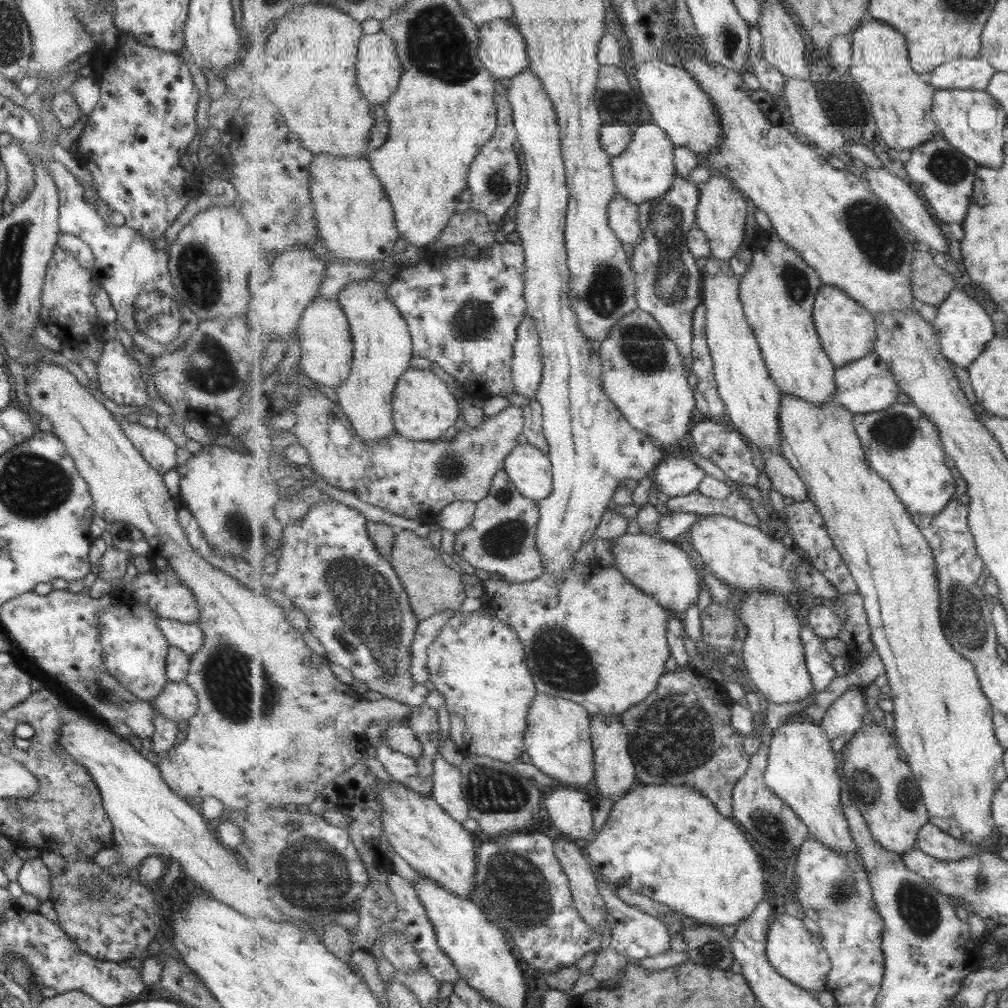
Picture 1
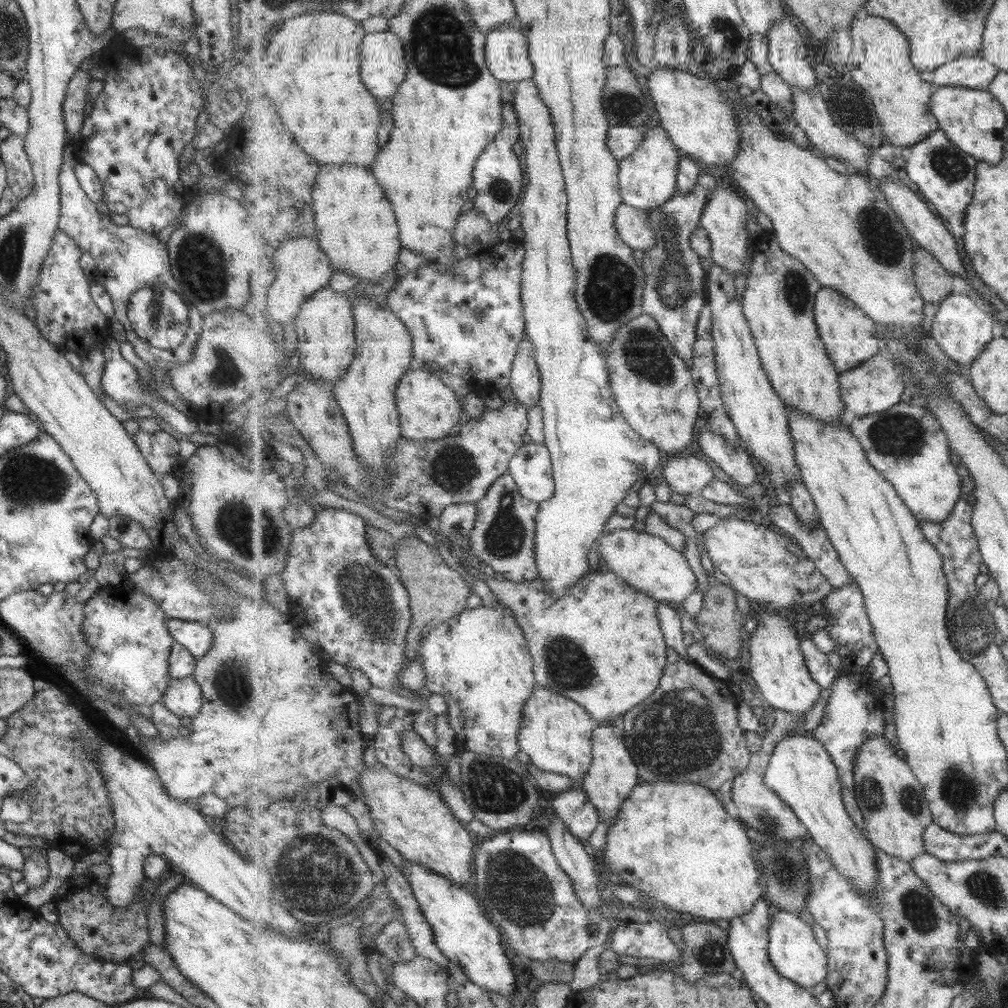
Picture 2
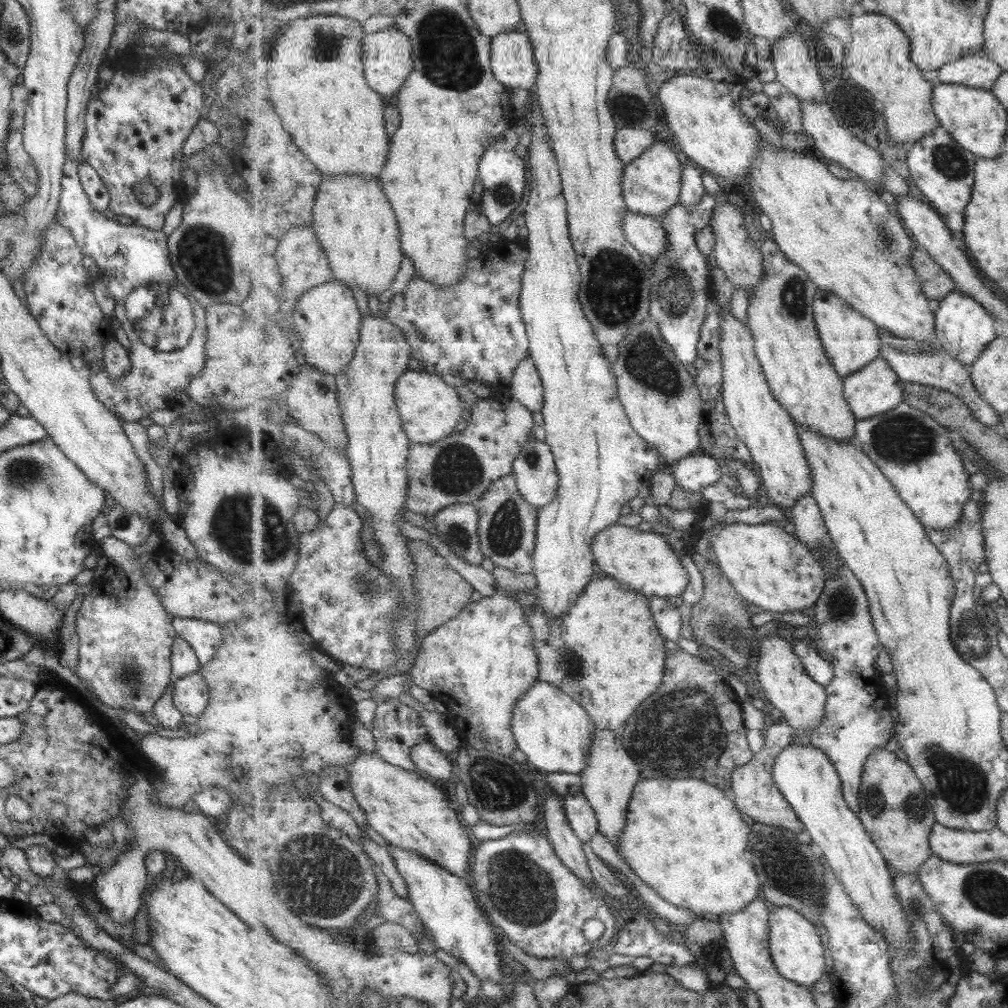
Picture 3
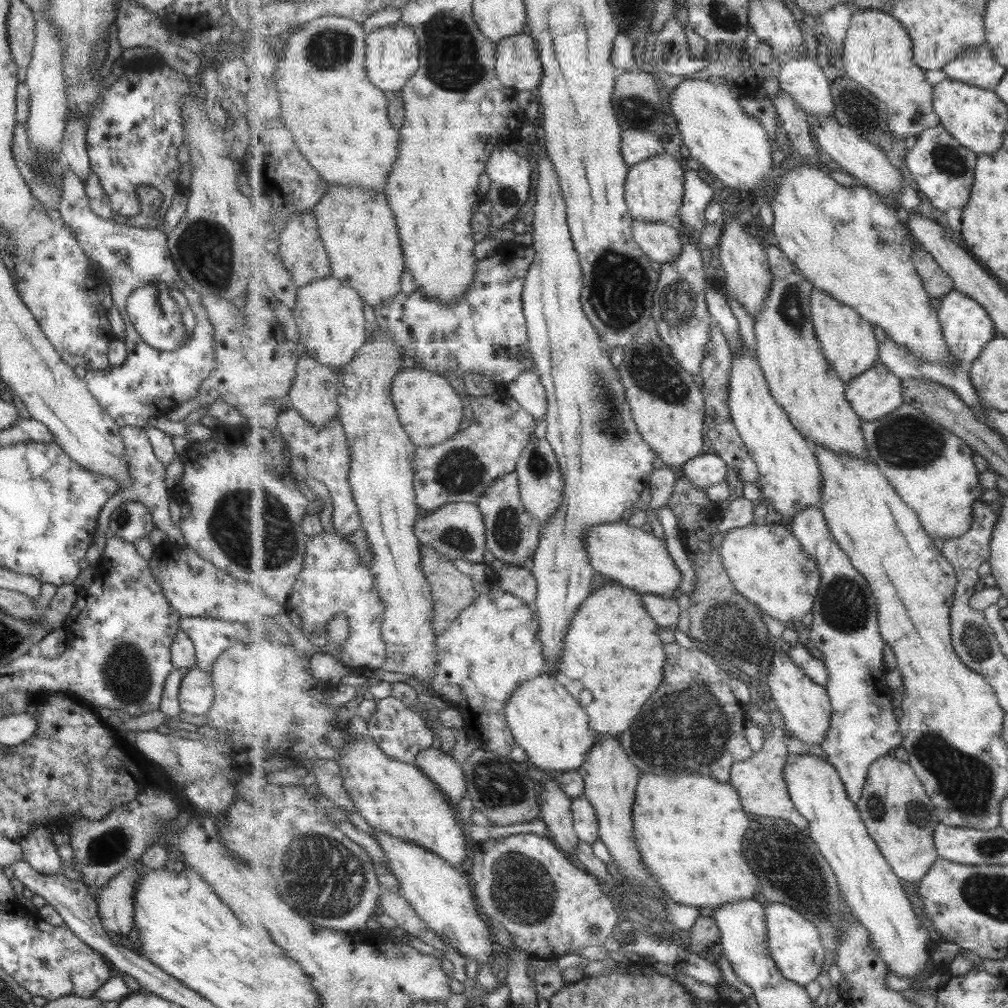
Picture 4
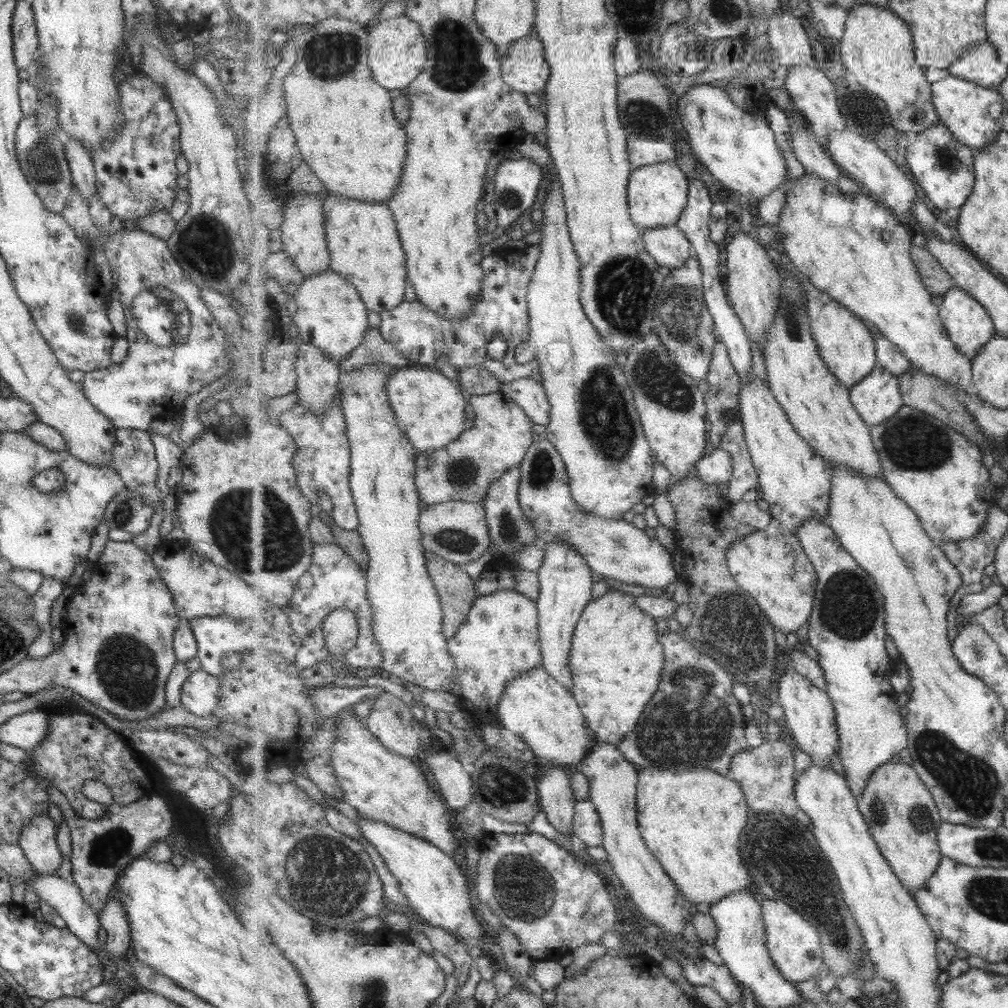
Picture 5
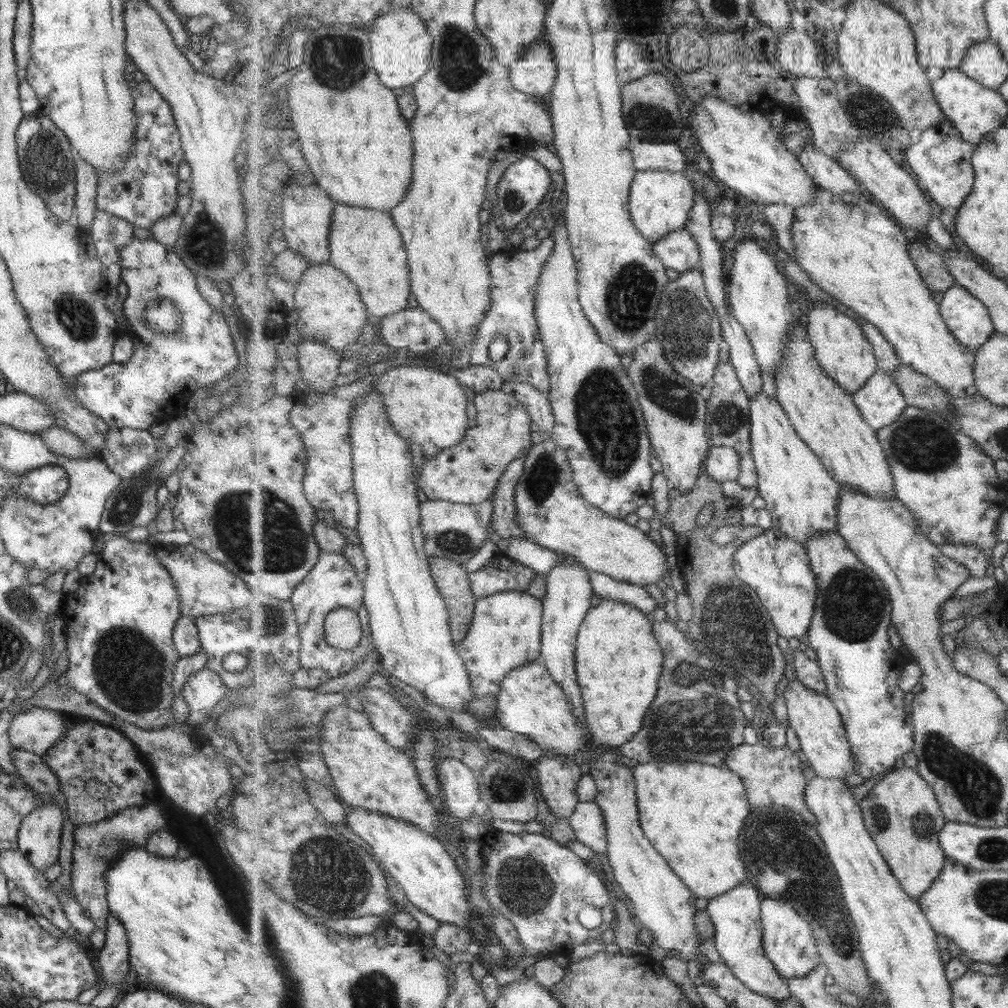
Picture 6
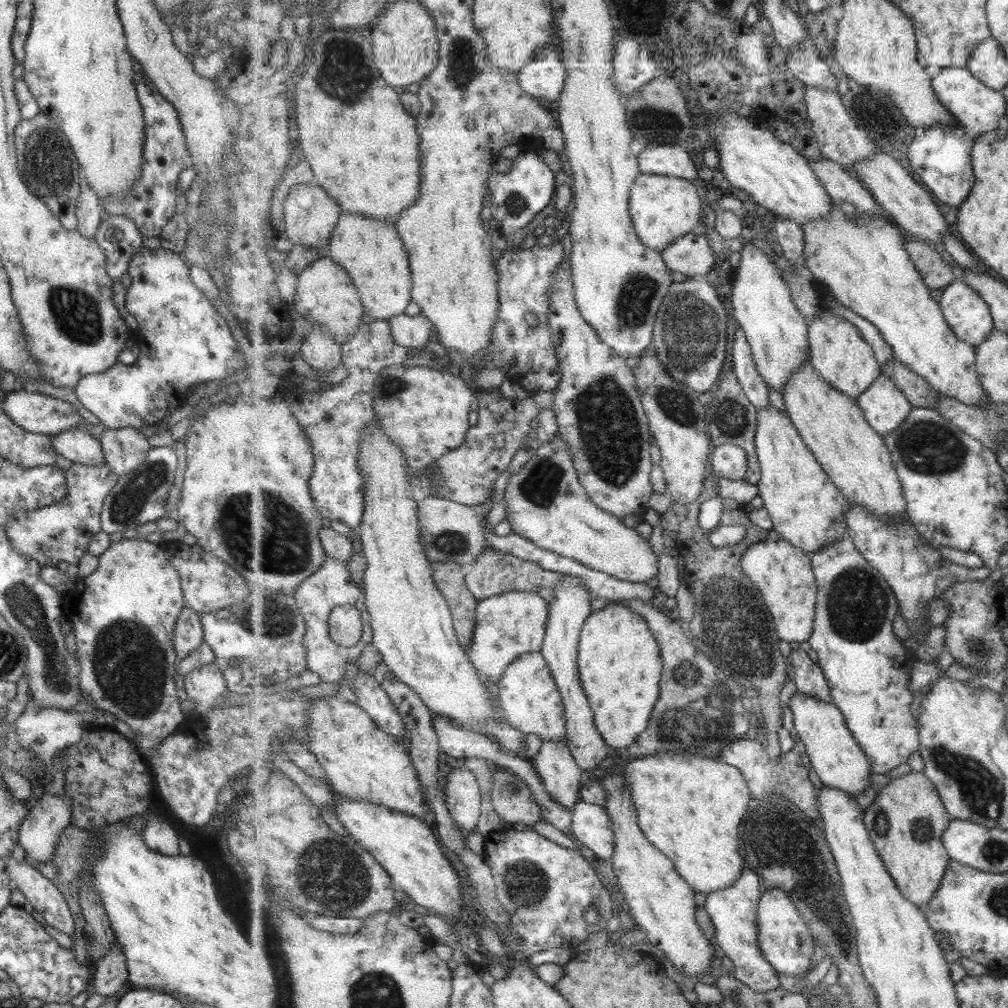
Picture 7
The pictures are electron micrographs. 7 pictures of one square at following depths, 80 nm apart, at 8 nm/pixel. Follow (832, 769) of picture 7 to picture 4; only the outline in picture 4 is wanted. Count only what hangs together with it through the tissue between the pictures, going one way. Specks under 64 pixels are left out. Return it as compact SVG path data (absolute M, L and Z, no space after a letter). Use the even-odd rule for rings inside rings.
M777 651L772 656L768 672L770 688L777 710L783 715L785 726L797 739L821 746L831 728L832 704L826 687L816 683L789 654Z

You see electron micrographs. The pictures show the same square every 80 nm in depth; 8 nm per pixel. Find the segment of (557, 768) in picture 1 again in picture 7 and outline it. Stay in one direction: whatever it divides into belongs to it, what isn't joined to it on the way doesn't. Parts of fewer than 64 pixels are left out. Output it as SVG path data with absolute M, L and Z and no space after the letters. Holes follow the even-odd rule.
M530 652L522 654L517 661L511 663L506 673L497 684L498 698L500 706L506 714L506 722L513 728L523 734L537 734L542 742L565 742L568 740L567 713L566 706L562 697L562 691L559 690L558 683L554 679L548 660L540 652Z

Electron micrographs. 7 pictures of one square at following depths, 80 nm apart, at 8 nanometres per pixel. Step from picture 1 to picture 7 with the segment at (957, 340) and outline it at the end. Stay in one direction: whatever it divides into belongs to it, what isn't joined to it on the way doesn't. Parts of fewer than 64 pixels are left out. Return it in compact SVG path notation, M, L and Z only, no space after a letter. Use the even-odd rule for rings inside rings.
M961 278L944 289L940 306L955 334L975 347L985 342L996 328L989 303Z

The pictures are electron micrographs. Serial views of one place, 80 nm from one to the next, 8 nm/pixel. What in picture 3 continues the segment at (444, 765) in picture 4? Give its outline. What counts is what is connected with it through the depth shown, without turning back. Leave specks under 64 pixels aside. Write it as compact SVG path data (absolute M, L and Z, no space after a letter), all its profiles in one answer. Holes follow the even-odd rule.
M433 742L415 745L412 757L418 768L435 780L441 781L445 785L448 781L454 783L455 762L453 756L441 752Z

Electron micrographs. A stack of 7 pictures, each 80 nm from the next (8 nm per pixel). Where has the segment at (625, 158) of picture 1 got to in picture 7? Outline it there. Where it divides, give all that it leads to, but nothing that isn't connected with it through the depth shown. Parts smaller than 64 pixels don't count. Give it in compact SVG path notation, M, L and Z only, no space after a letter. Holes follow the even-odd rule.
M641 173L630 192L630 213L639 238L662 254L679 237L696 232L703 222L703 202L695 190L690 180L681 177Z

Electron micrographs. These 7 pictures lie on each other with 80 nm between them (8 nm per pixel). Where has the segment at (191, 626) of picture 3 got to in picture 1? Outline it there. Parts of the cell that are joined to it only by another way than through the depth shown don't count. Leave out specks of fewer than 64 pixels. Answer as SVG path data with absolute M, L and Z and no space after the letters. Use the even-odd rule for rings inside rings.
M159 618L155 619L155 626L167 640L169 647L175 647L187 656L191 656L199 650L203 642L203 633L196 623L187 624L176 620Z

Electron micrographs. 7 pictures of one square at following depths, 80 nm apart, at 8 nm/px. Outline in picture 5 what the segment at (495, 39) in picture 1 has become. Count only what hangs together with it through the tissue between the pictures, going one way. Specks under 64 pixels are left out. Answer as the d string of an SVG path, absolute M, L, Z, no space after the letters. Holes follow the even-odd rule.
M537 34L529 38L521 38L511 46L511 52L502 57L503 78L514 90L526 94L545 92L550 85L550 67L547 63L546 48Z

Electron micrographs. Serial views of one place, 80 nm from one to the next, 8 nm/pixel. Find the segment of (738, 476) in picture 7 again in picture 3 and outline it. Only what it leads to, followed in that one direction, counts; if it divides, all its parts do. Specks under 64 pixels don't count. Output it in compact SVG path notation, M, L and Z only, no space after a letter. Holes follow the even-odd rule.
M691 455L672 465L676 484L685 490L701 493L703 489L725 479L725 464L711 455Z

